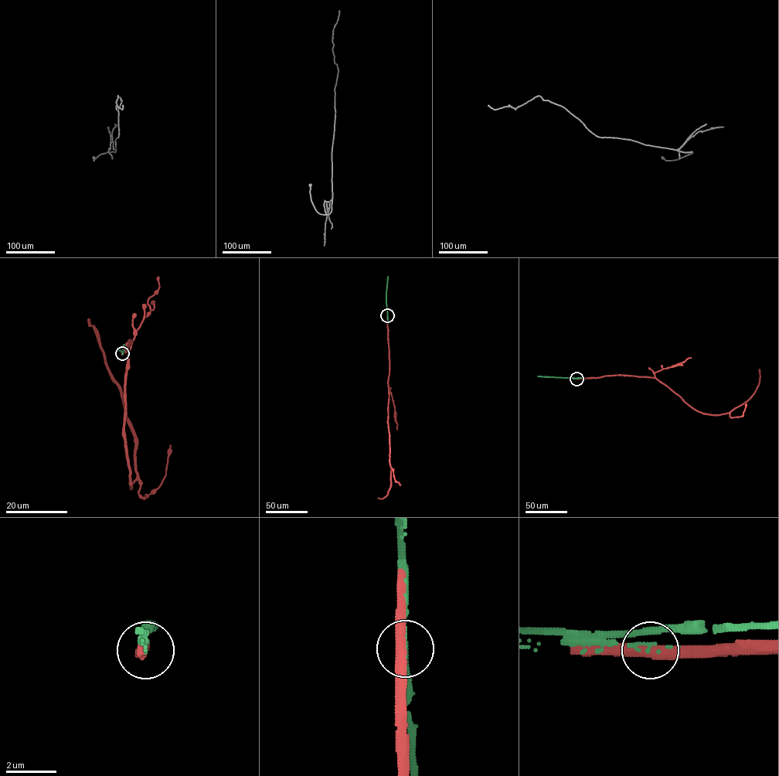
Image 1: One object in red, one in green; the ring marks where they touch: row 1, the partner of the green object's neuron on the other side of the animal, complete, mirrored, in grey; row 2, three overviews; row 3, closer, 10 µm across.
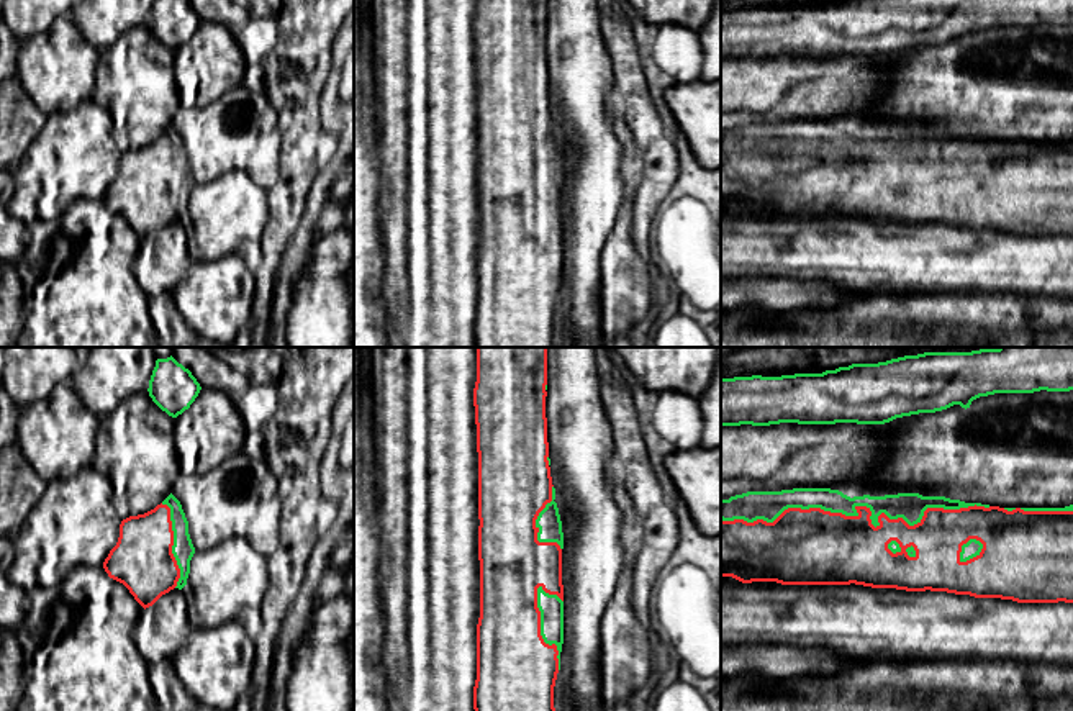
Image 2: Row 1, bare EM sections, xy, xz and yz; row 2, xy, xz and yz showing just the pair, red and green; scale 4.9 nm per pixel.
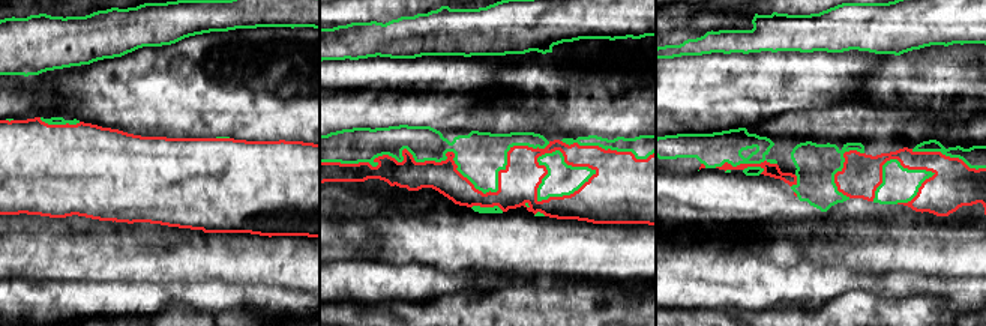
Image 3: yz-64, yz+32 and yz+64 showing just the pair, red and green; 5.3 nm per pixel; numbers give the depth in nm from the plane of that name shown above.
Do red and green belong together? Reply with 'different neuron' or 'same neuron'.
different neuron

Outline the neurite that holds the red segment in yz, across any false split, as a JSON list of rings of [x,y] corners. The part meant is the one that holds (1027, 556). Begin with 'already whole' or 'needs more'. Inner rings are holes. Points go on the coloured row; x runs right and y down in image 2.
already whole; [[[976,505],[960,509],[927,508],[914,526],[881,513],[875,528],[870,508],[855,509],[857,516],[845,516],[821,508],[788,508],[773,523],[721,519],[721,578],[781,585],[855,583],[1017,603],[1073,603],[1073,511],[1007,511]],[[970,539],[980,541],[983,549],[962,562],[962,546]]]

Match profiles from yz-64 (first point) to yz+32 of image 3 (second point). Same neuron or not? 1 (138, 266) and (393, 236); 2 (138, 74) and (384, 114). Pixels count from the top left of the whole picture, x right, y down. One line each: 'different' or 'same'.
1: same
2: different

